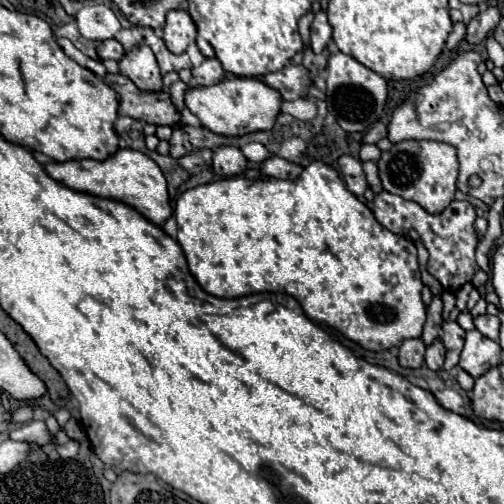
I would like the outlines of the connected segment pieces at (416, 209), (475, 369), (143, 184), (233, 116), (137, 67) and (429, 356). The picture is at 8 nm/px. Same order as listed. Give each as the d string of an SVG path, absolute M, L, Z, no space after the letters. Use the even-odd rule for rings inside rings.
M380 191L372 203L372 211L374 211L376 219L394 233L406 233L408 227L414 227L418 231L424 247L430 253L426 269L432 277L436 277L442 283L442 287L448 293L456 293L464 283L470 283L474 273L480 269L474 259L474 249L478 245L478 237L476 237L476 229L474 229L476 209L472 203L452 201L442 213L430 215L412 201L406 201L388 191ZM402 219L406 219L406 221L402 221Z
M466 331L464 349L460 353L460 367L466 373L470 373L476 379L500 363L502 363L502 349L496 341L486 339L478 331Z
M118 149L112 157L106 161L94 161L94 159L82 159L82 161L66 161L56 165L44 167L50 177L56 181L62 181L70 189L92 193L106 199L122 201L130 207L134 207L140 215L150 219L154 225L164 225L172 217L170 207L170 195L168 195L168 183L160 167L144 153L134 149Z
M228 77L222 83L210 87L194 87L186 91L186 107L202 121L204 127L218 135L242 137L256 131L270 131L280 113L282 101L276 89L264 85L260 79Z
M136 45L136 49L130 49L118 61L118 65L120 73L132 79L144 91L160 91L164 87L160 69L156 65L156 57L146 45Z
M434 341L426 351L426 367L432 371L442 371L444 355L446 355L446 349L444 349L442 341Z

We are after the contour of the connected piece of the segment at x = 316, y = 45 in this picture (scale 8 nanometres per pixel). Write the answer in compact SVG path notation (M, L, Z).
M318 11L314 15L312 25L310 25L310 45L312 45L312 51L314 53L322 53L326 49L330 37L332 37L332 27L328 25L326 13Z

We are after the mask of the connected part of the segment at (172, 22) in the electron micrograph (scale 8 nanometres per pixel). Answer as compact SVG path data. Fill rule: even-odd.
M168 11L164 25L164 43L172 53L184 53L196 41L196 25L186 11Z

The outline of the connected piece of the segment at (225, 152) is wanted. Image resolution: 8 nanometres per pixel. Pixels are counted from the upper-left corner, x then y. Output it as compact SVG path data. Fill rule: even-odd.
M218 147L214 149L214 159L212 159L212 169L218 175L240 175L246 169L248 161L242 155L238 147Z

